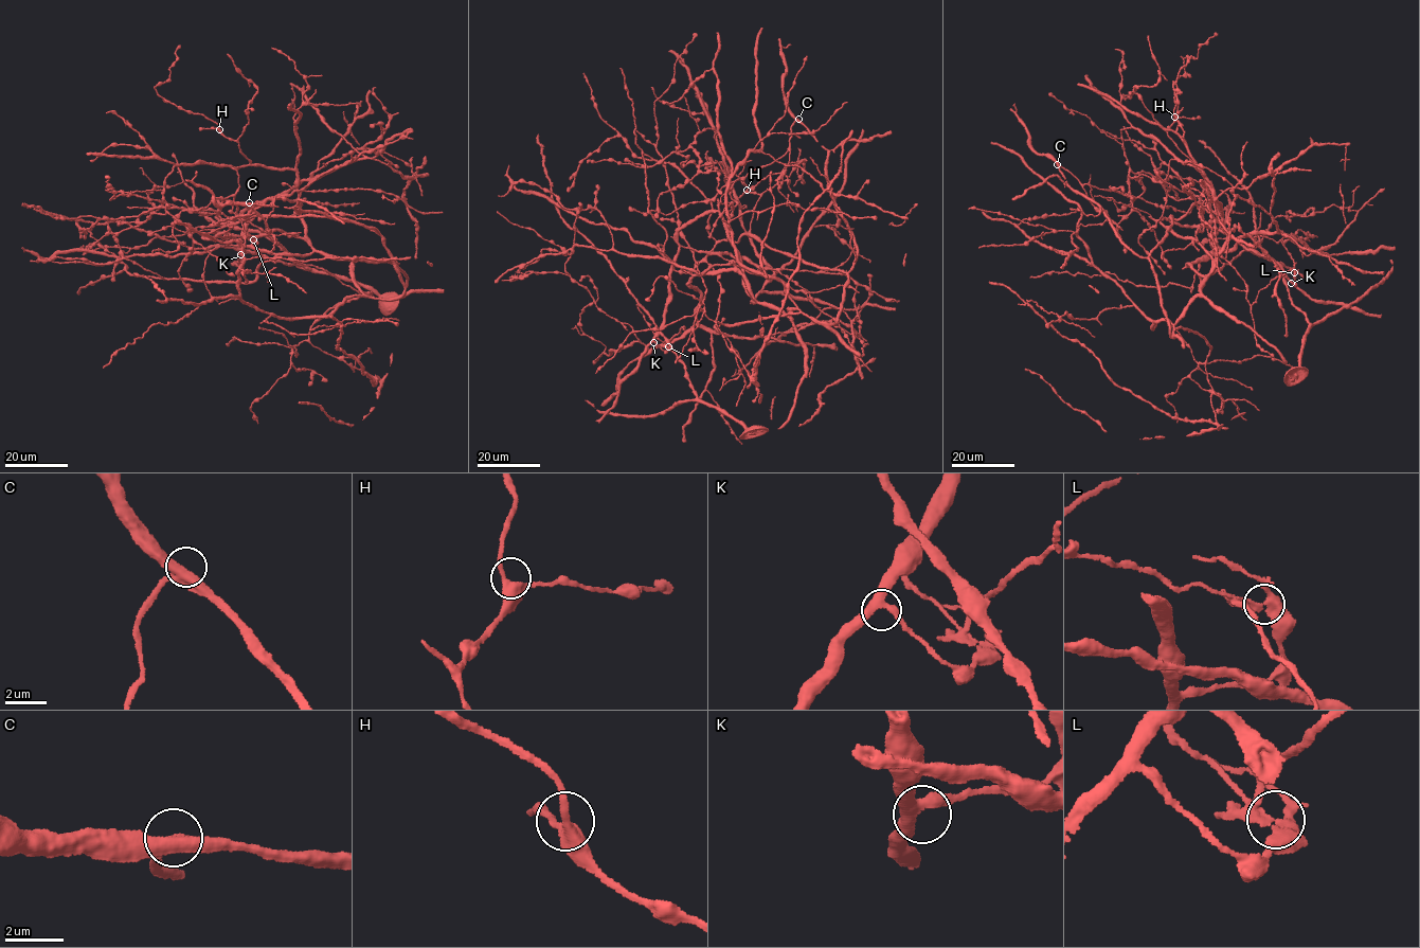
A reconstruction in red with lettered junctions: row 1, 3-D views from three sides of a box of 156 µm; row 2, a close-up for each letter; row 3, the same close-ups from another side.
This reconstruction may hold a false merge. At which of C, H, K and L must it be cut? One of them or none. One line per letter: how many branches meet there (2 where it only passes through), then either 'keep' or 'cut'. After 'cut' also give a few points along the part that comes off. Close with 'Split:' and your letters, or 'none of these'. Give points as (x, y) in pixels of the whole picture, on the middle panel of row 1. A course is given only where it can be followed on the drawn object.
C: branches 3; keep
H: branches 3; keep
K: branches 3; keep
L: branches 3; cut; course (668, 346), (666, 341), (680, 333), (684, 325)
Split: L

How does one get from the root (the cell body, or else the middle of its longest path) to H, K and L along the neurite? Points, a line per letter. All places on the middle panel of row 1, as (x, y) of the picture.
H: (755, 430), (703, 404), (658, 331), (678, 231), (711, 211), (753, 301), (772, 279), (747, 190)
K: (755, 430), (749, 428), (747, 430), (728, 414), (703, 404), (683, 364), (659, 331), (653, 342)
L: (755, 430), (747, 430), (728, 414), (703, 404), (683, 364), (658, 331), (654, 341), (665, 352), (668, 346)

